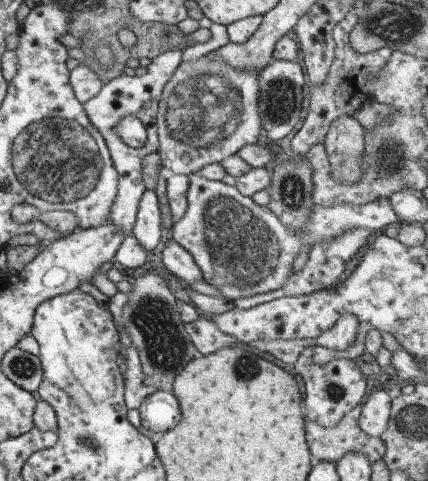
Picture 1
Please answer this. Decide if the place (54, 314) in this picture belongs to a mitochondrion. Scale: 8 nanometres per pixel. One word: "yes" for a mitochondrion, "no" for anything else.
no

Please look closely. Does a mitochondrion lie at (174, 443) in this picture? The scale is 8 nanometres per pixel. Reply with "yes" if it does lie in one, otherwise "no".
no

